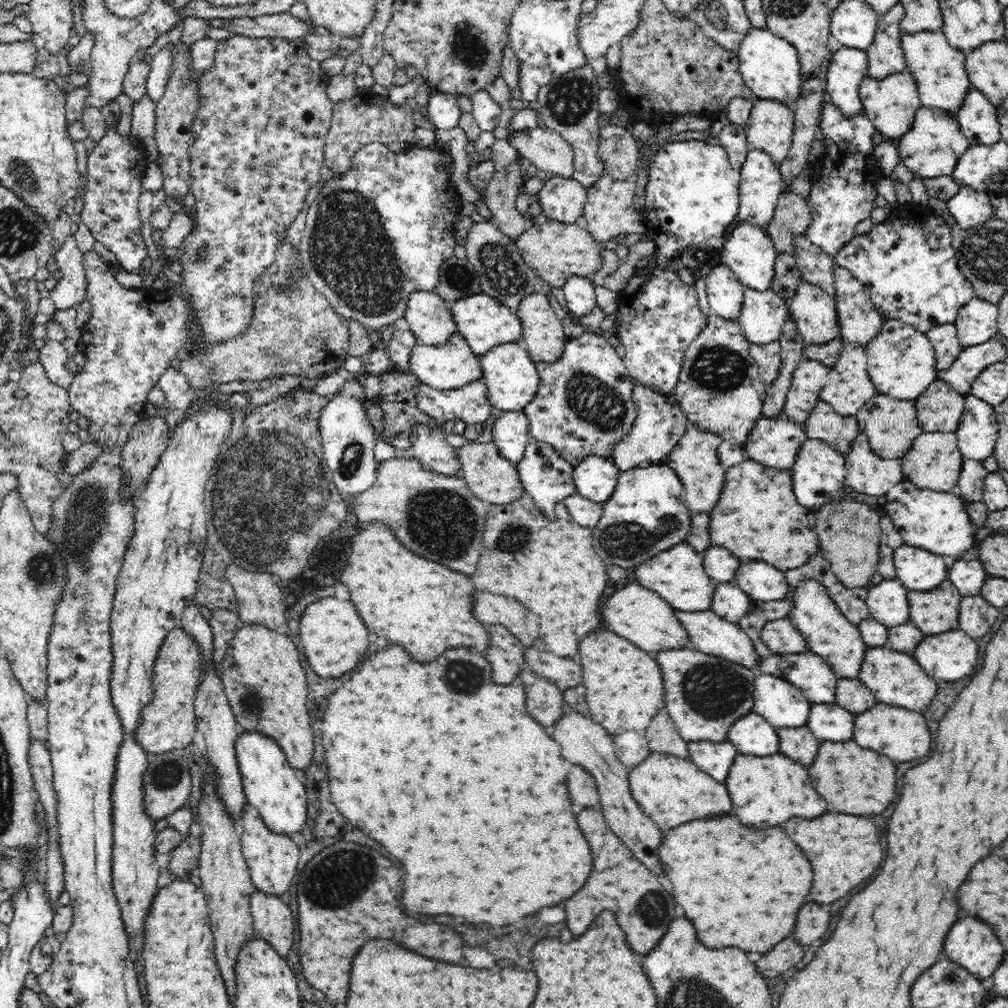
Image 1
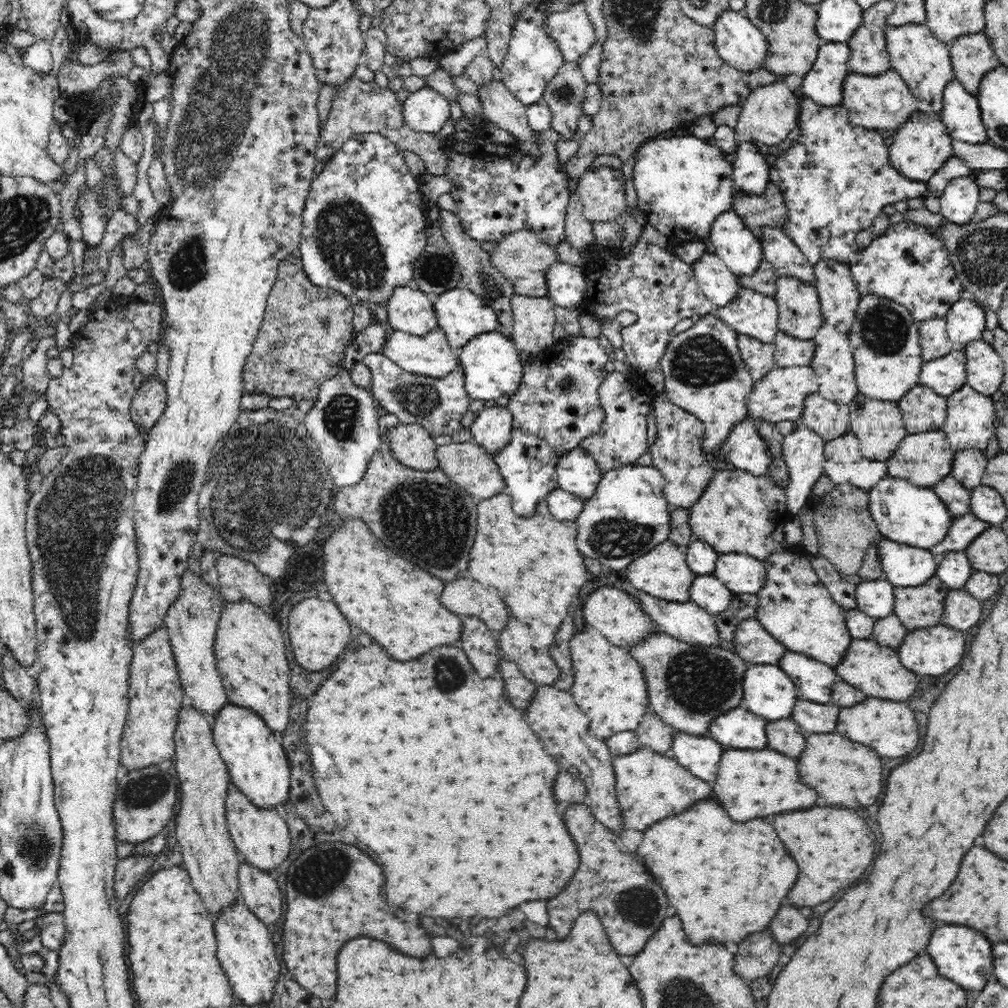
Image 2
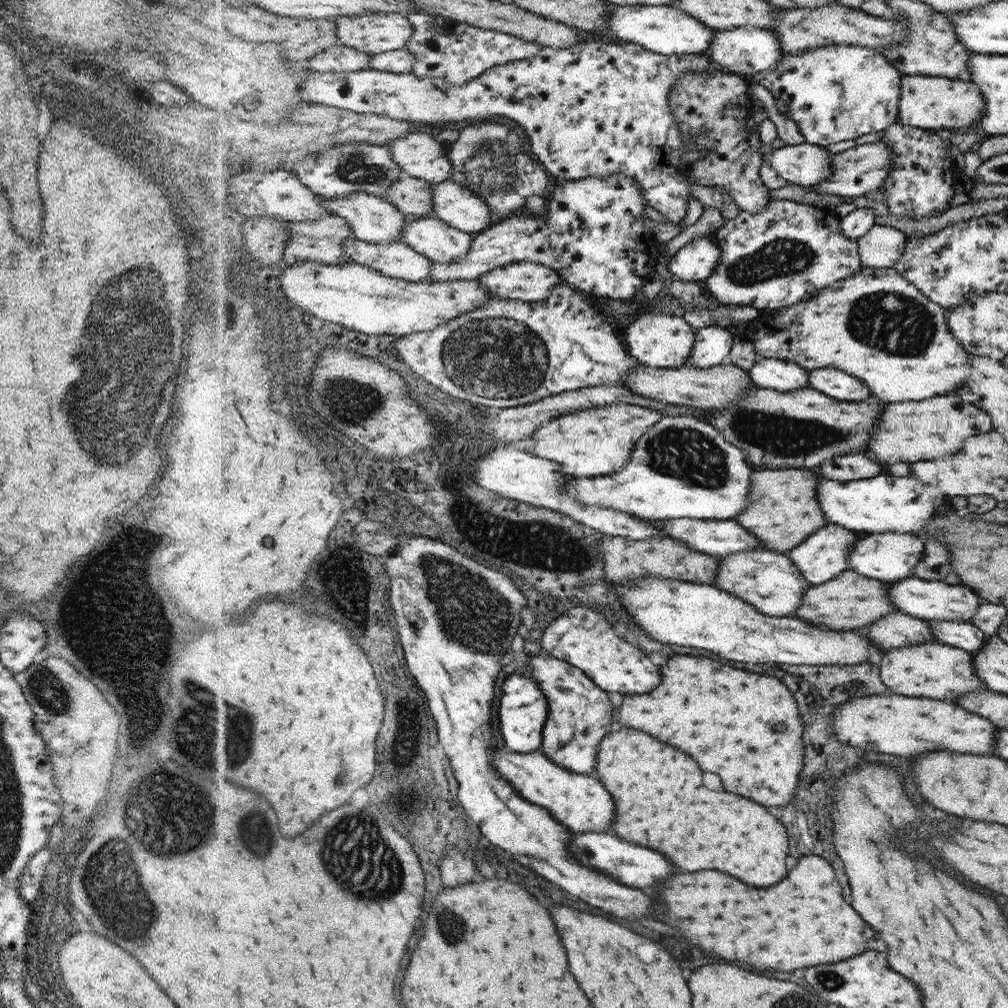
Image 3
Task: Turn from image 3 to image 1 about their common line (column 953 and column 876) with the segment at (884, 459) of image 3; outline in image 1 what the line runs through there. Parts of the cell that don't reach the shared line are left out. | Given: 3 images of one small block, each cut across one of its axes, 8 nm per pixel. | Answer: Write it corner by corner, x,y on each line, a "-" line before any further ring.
876,394
868,399
860,410
856,411
856,420
860,433
868,438
872,451
884,459
902,459
908,454
914,440
923,434
920,423
917,422
917,412
914,401
900,400
888,395

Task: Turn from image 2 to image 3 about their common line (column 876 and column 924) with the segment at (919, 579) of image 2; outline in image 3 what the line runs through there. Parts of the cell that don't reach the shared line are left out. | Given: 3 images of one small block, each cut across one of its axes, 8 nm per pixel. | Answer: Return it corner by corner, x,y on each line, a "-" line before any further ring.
875,532
857,533
857,544
849,554
849,568
856,574
862,574
866,578
874,578
884,582
896,582
914,575
917,564
921,562
925,552
926,541
918,535
902,534
900,532

